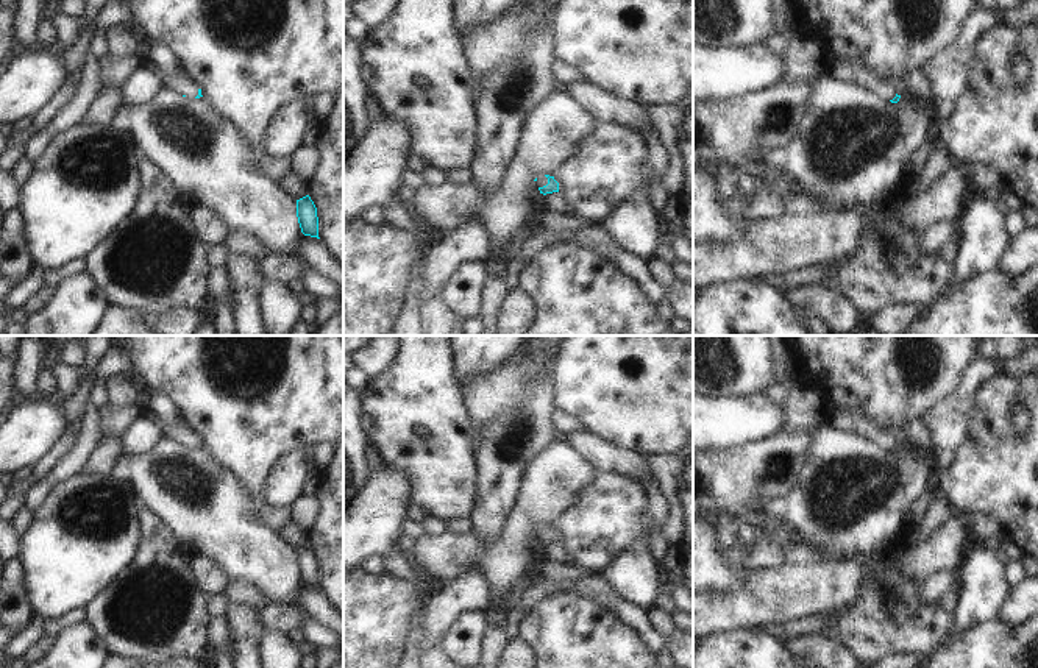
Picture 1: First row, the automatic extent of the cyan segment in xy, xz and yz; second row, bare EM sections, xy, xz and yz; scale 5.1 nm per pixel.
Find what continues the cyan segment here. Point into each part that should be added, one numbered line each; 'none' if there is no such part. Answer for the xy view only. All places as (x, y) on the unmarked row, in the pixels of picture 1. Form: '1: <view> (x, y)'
1: xy (180, 433)

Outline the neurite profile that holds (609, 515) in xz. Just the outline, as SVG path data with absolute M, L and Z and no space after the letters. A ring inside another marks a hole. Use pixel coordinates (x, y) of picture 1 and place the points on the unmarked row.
M598 471L593 481L579 493L574 504L554 521L559 542L570 556L568 565L601 574L613 559L626 548L640 543L660 553L667 543L646 512L646 499L642 482L618 473Z

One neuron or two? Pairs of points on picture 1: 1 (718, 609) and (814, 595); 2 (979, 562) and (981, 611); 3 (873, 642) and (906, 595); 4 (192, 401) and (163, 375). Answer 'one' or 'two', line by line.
1: one
2: one
3: one
4: one

